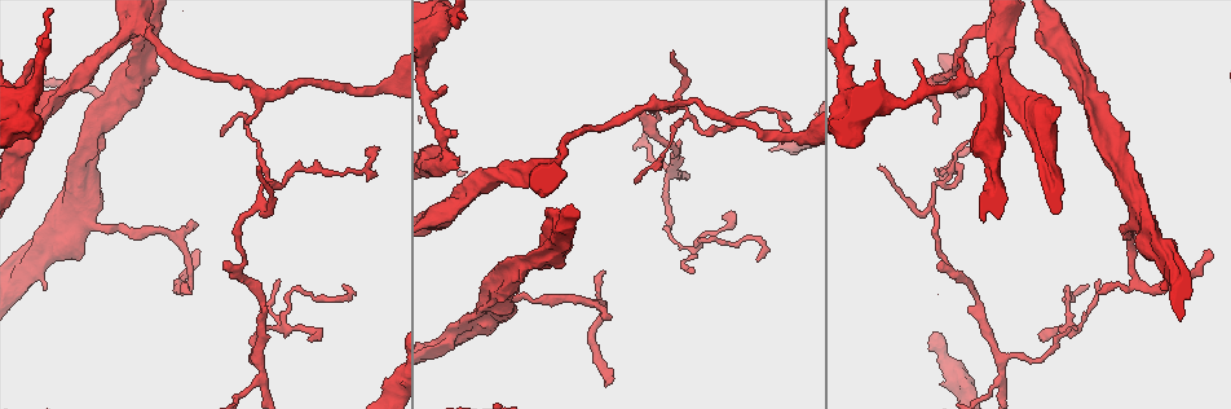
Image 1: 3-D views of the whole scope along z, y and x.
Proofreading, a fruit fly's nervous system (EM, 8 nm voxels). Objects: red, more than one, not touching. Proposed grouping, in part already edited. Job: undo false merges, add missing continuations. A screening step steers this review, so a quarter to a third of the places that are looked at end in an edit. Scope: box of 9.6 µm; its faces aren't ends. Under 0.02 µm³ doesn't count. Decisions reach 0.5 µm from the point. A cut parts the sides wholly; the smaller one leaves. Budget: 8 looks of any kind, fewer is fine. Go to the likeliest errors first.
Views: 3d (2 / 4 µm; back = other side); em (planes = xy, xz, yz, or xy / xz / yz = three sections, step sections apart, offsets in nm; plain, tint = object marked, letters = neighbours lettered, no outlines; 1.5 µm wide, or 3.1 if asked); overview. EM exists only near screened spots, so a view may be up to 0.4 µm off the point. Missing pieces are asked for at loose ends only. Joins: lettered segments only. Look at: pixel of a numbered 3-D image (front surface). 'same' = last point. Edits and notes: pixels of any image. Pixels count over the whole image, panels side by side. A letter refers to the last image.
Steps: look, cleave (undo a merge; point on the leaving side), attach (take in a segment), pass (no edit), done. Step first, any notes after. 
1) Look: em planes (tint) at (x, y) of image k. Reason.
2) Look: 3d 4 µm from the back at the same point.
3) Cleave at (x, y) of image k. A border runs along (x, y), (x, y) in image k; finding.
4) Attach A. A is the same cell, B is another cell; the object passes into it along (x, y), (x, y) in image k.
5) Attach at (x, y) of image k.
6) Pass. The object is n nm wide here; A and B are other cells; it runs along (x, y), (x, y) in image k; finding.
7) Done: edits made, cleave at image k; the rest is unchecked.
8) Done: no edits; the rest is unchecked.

Look: em planes (plain) at (612, 383) of image 1. An open end.

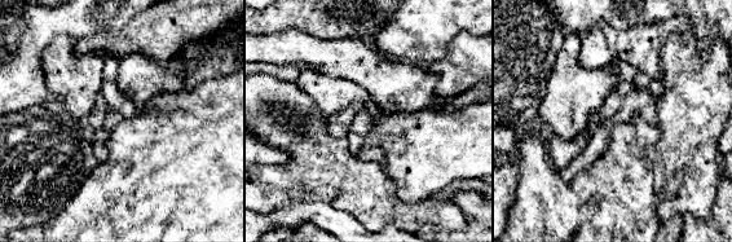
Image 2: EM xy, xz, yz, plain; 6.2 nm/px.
Look: em planes (letters) at the same point. What lies round it.

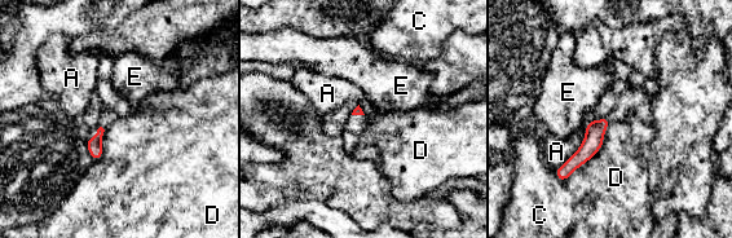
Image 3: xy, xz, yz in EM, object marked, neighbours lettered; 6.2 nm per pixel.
Pass. A, C, D and E are other cells; it runs along (605, 120), (561, 176) in image 3; none of them fits.

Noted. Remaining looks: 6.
Look: em xy step 4 (tint) at (942, 261) of image 1. An open end.

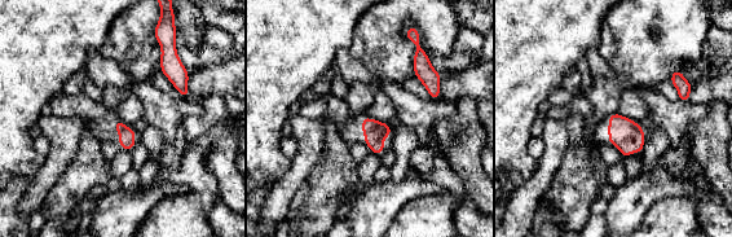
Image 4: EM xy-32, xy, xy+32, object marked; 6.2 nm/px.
Look: em planes (letters) at the same point.

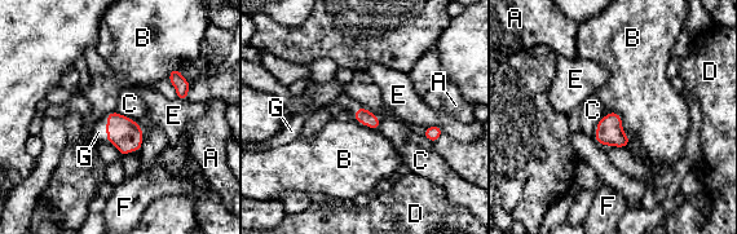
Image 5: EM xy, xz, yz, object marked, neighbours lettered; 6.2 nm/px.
Attach G. The longest contact is with B, 260 nm; G is the same cell, A, B, C, D, E and F are other cells; the object passes into it along (123, 132), (106, 128), (98, 132) in image 5; it goes on there.

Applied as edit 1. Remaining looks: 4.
Look: em xz step 8 (letters) at (1040, 32) of image 1. Branch stops here.

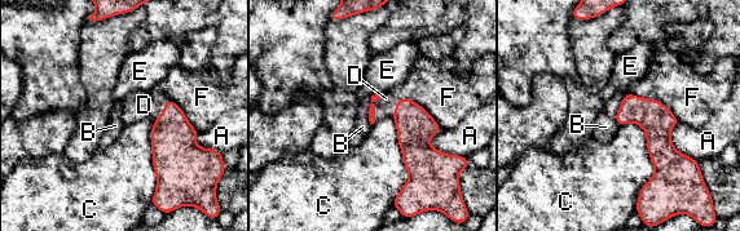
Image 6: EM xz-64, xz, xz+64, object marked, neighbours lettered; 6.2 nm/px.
Look: em planes (letters) at the same point. Cut it another way.

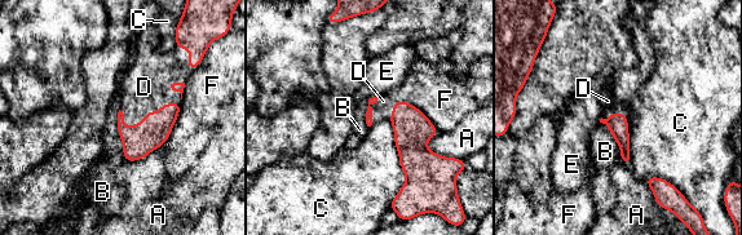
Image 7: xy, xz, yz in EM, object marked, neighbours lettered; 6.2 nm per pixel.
Attach D. D is the same cell, A, B, C, E and F are other cells; the object passes into it along (138, 141), (145, 115), (144, 87) in image 7; it goes on there.

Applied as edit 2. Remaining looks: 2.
Done: edits made, attach at image 5, attach at image 7; the rest is unchecked.

